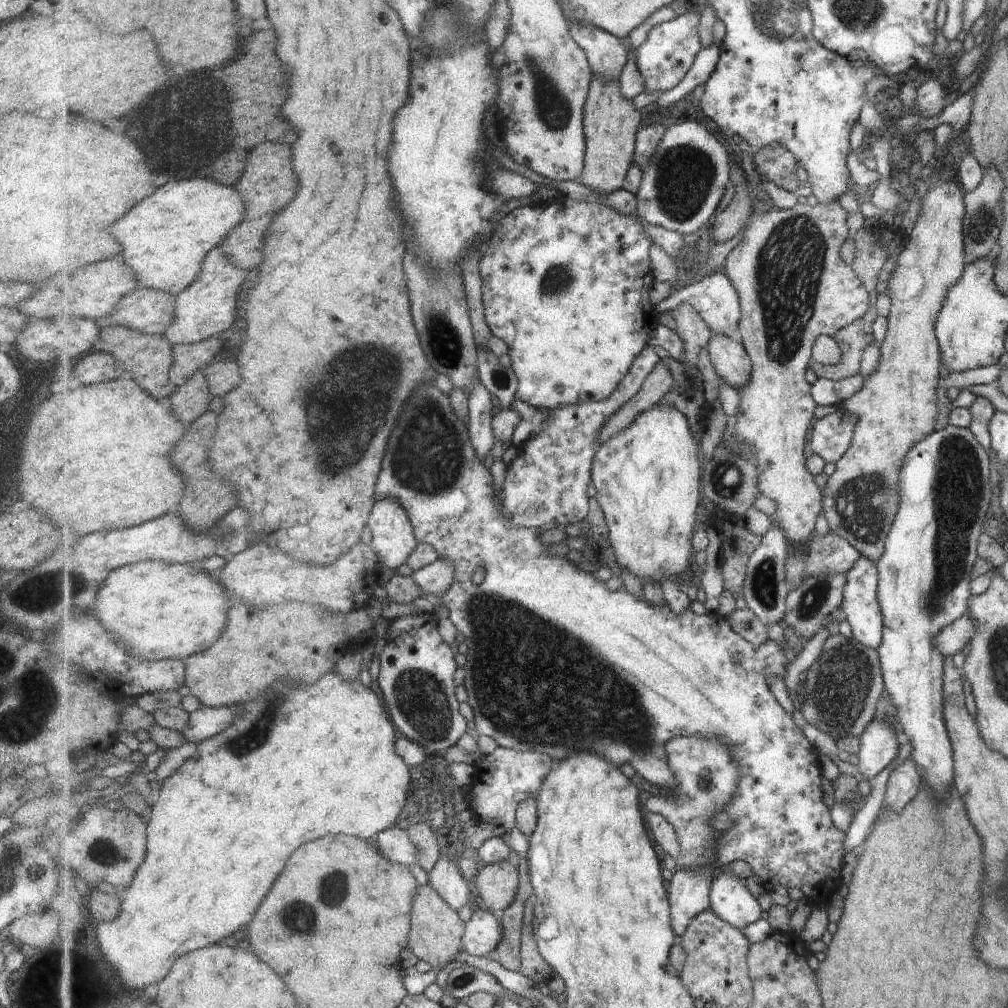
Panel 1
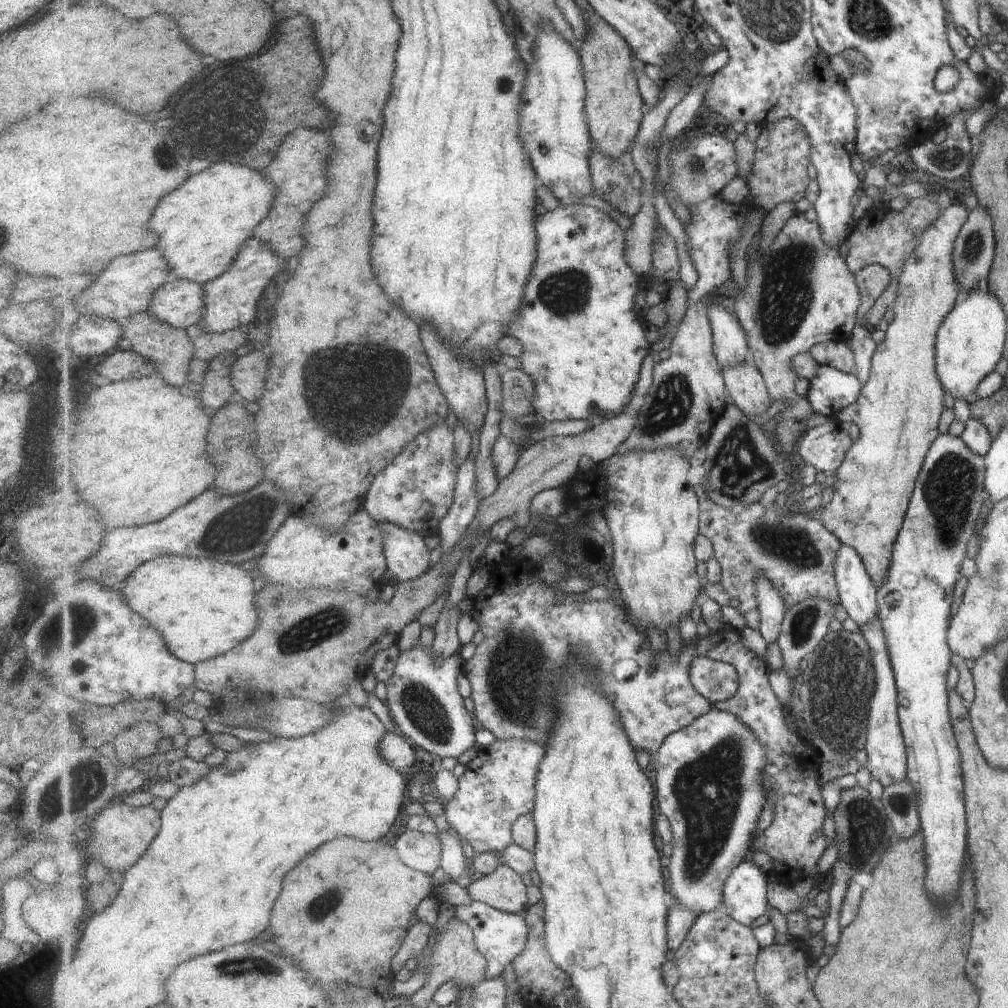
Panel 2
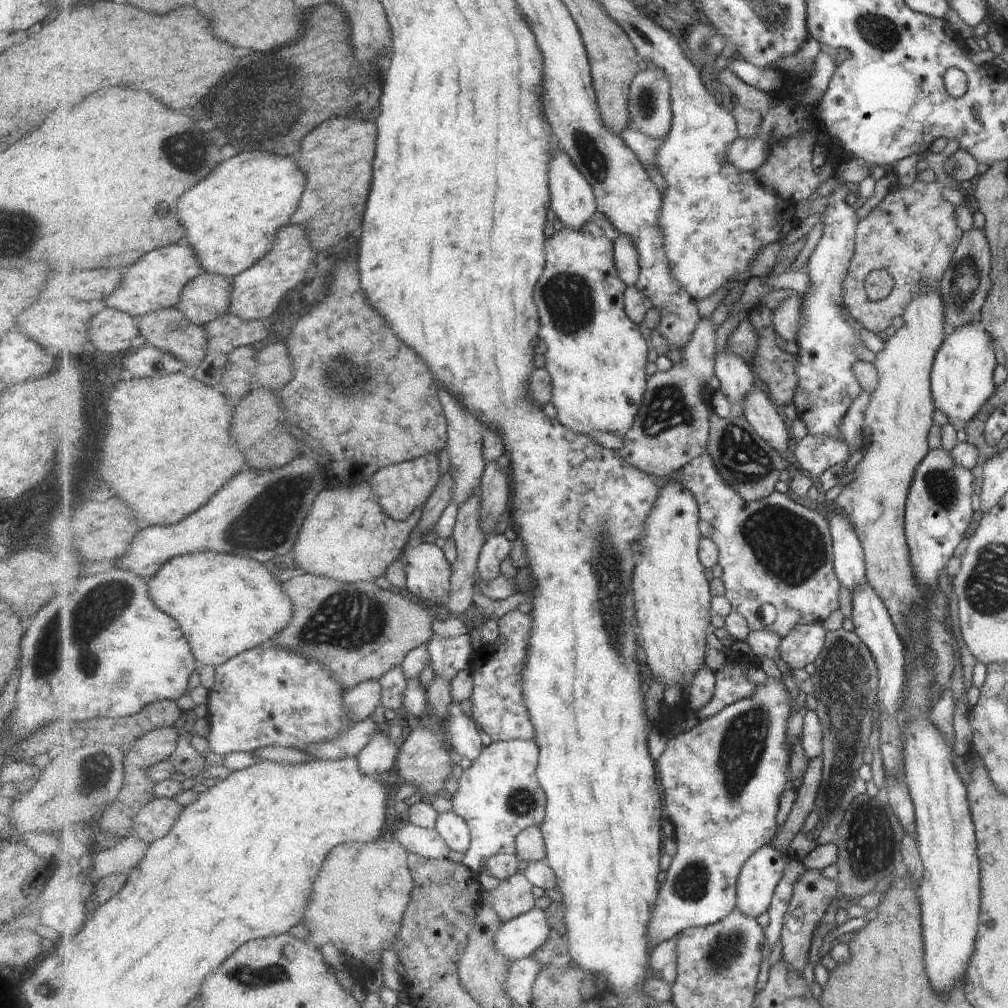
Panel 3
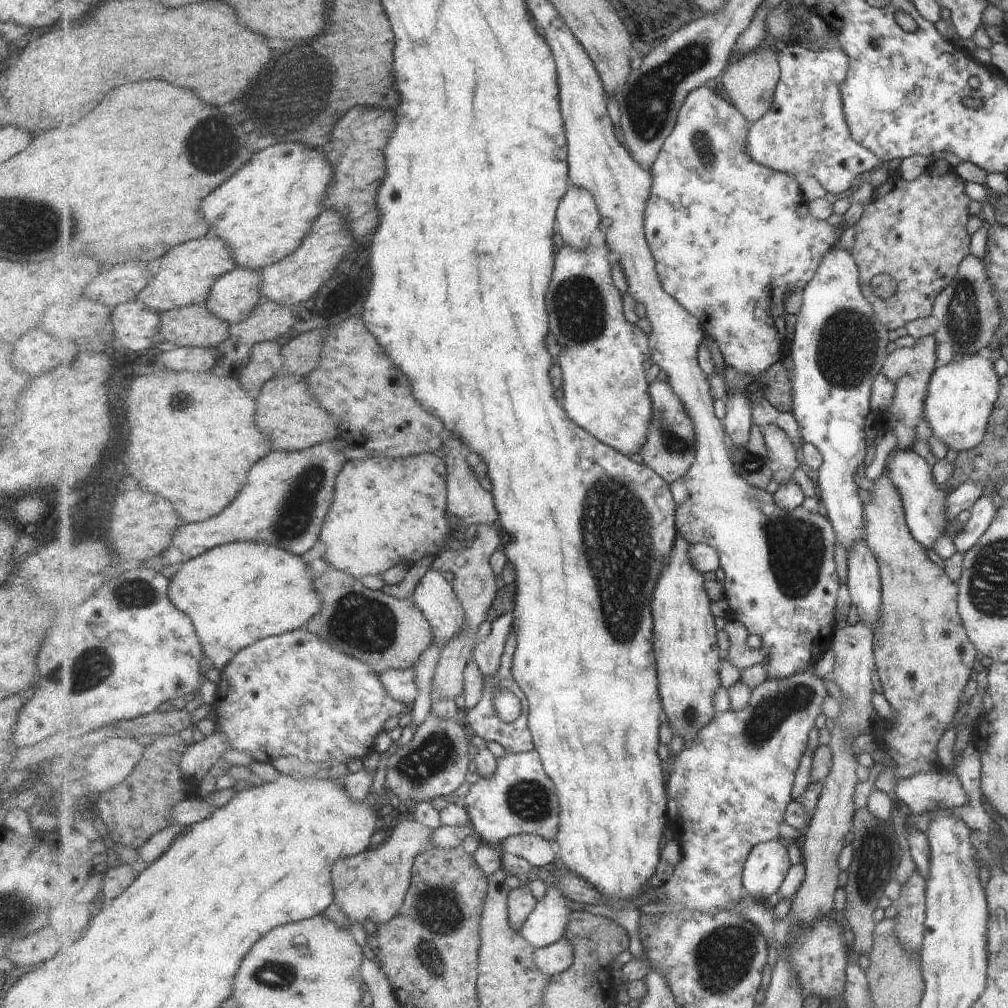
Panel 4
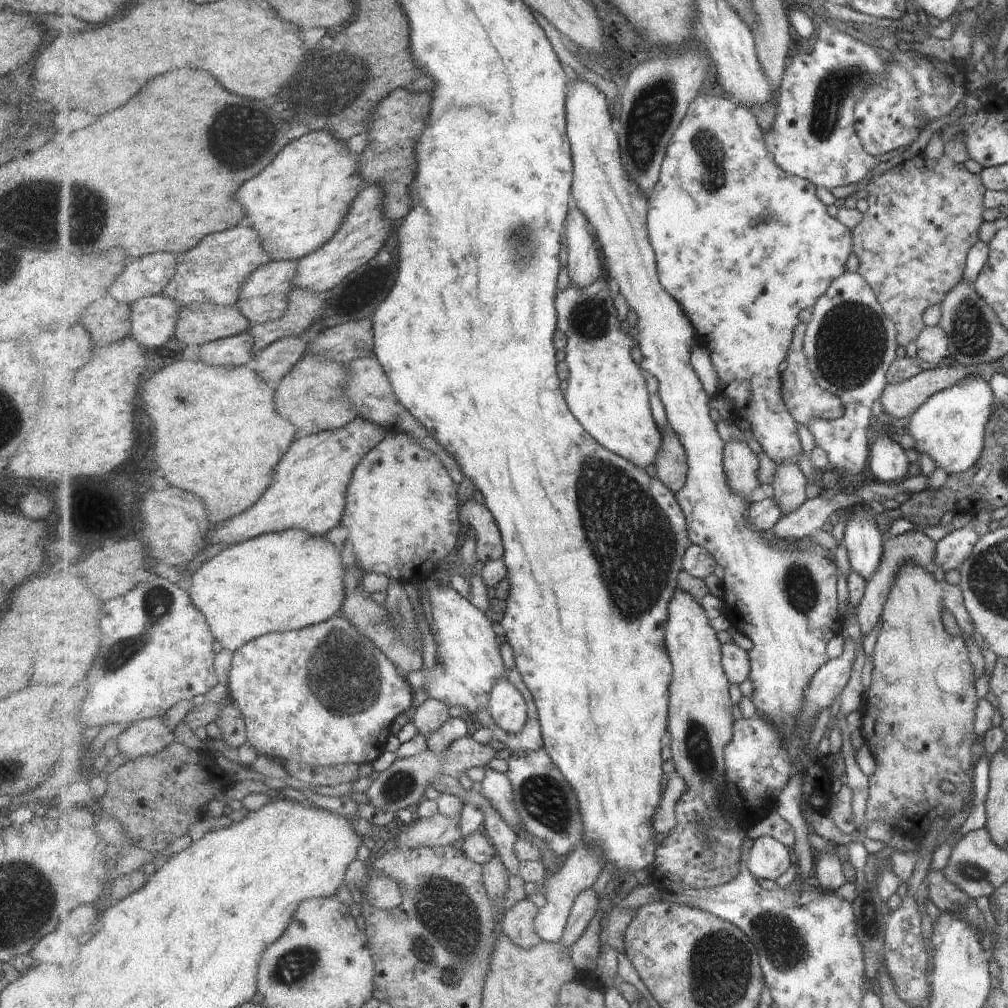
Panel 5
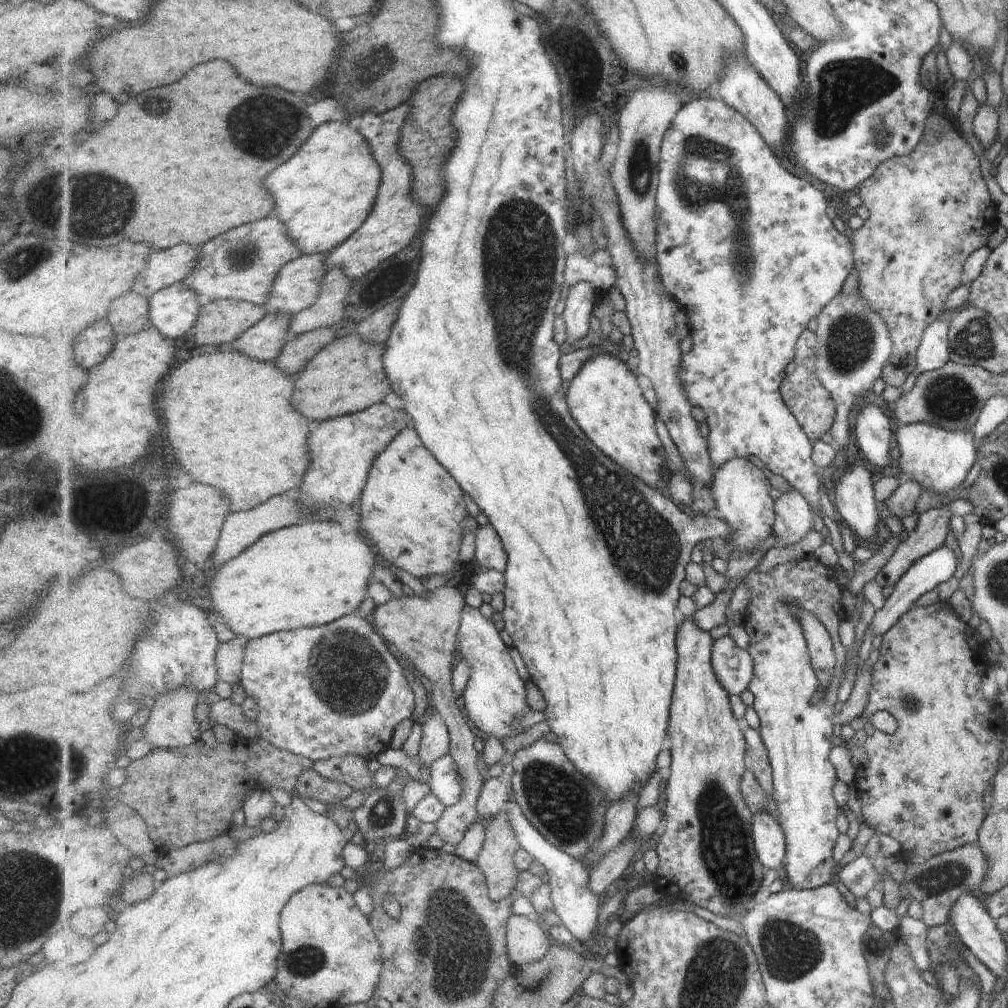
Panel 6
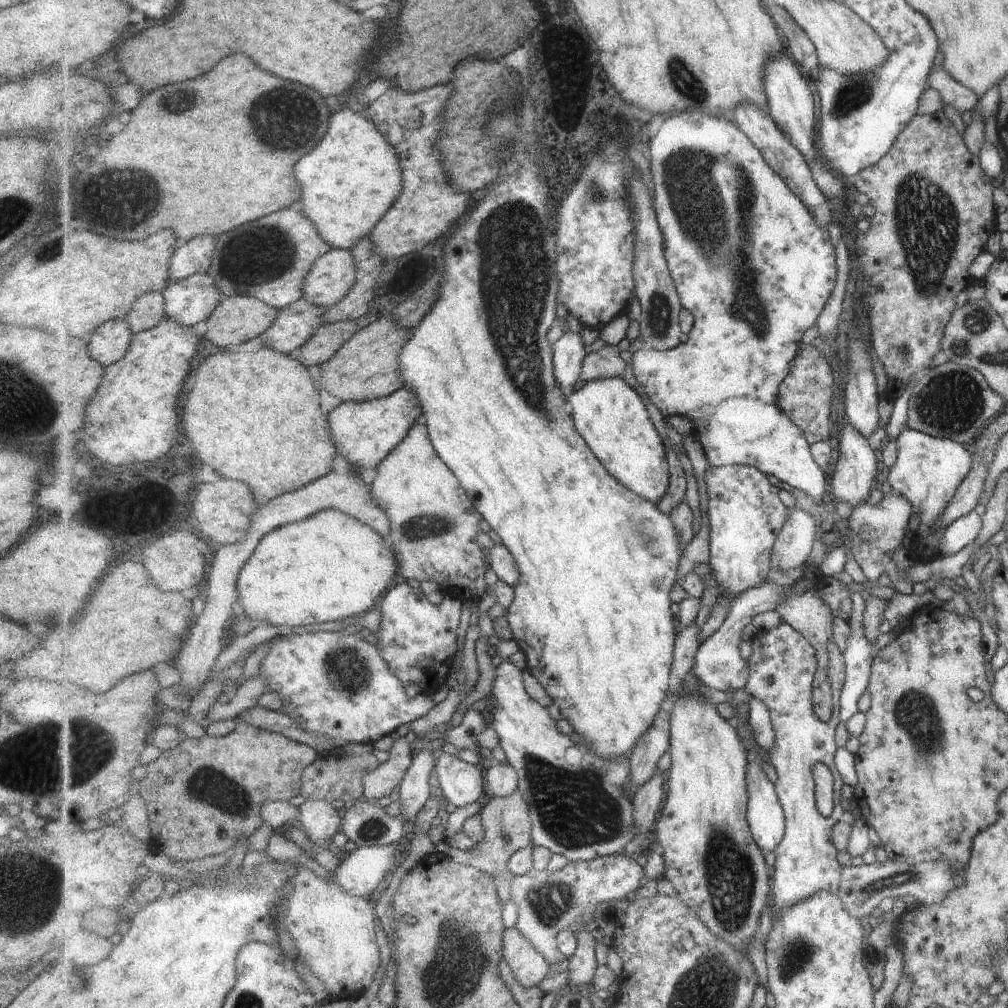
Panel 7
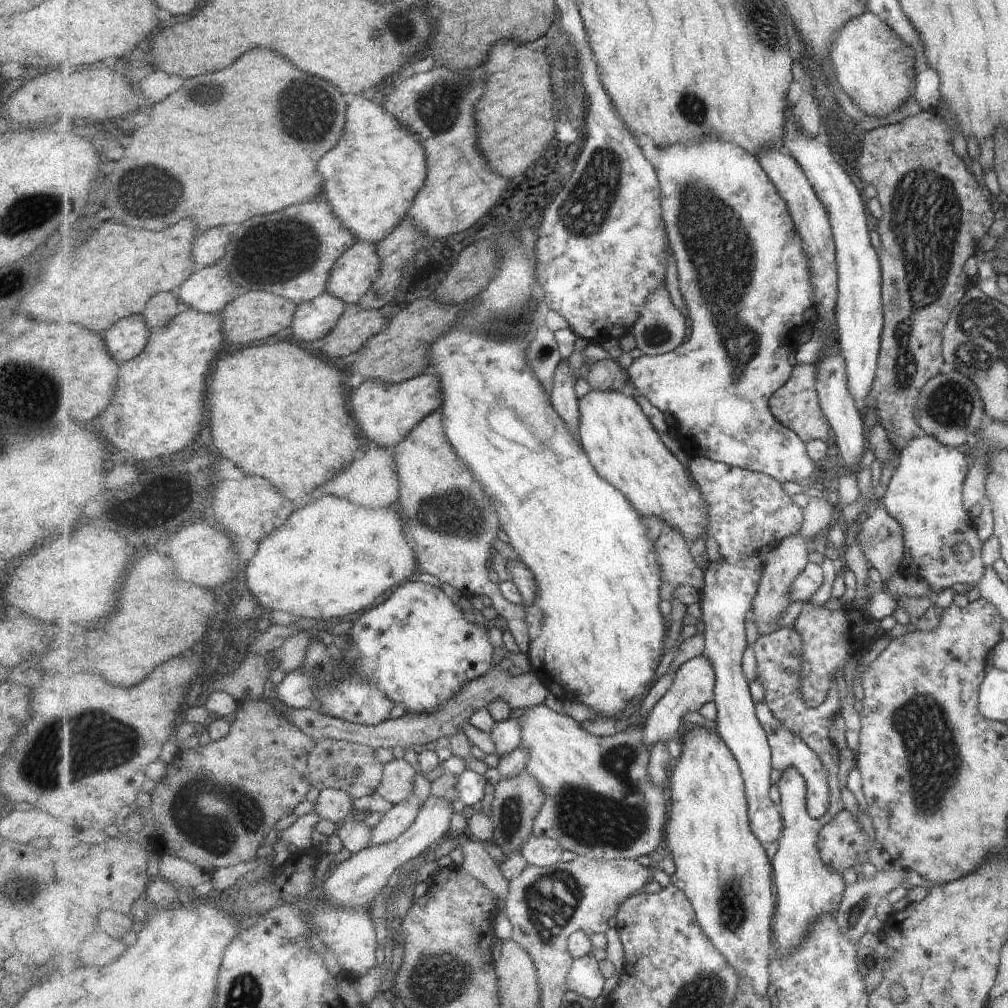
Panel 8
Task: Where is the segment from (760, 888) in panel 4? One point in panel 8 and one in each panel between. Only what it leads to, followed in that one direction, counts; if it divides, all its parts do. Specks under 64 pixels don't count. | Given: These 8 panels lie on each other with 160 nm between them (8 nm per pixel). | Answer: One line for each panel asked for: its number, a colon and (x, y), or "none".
5: (767, 858)
6: (770, 840)
7: (767, 820)
8: (750, 513)

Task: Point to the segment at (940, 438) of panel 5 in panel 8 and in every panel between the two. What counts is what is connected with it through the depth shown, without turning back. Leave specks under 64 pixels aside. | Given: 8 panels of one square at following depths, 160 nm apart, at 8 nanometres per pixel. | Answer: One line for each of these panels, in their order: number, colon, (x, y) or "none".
6: (937, 460)
7: (927, 470)
8: (923, 494)

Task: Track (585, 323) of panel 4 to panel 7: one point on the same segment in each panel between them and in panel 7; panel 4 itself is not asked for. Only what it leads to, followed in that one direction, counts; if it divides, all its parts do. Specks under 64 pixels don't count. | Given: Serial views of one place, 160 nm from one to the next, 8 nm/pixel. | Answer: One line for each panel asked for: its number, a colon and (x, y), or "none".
5: (606, 391)
6: (605, 398)
7: (611, 416)

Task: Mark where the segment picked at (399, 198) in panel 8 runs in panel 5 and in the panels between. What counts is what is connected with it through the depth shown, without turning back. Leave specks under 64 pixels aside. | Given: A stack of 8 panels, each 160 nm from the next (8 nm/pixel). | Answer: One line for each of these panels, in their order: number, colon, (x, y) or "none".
5: (301, 201)
6: (324, 194)
7: (349, 182)

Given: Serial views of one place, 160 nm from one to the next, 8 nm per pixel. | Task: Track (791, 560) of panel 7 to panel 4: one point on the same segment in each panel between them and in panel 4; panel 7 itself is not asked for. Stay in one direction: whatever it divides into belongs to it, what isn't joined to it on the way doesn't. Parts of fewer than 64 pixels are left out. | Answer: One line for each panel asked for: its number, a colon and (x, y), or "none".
4: (781, 451)
5: (789, 486)
6: (794, 517)

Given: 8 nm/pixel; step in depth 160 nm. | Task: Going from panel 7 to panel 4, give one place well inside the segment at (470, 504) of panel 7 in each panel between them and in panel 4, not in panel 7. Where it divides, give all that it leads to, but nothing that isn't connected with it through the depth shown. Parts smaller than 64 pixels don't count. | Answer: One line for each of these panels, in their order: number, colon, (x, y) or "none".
4: (386, 512)
5: (402, 510)
6: (412, 508)

